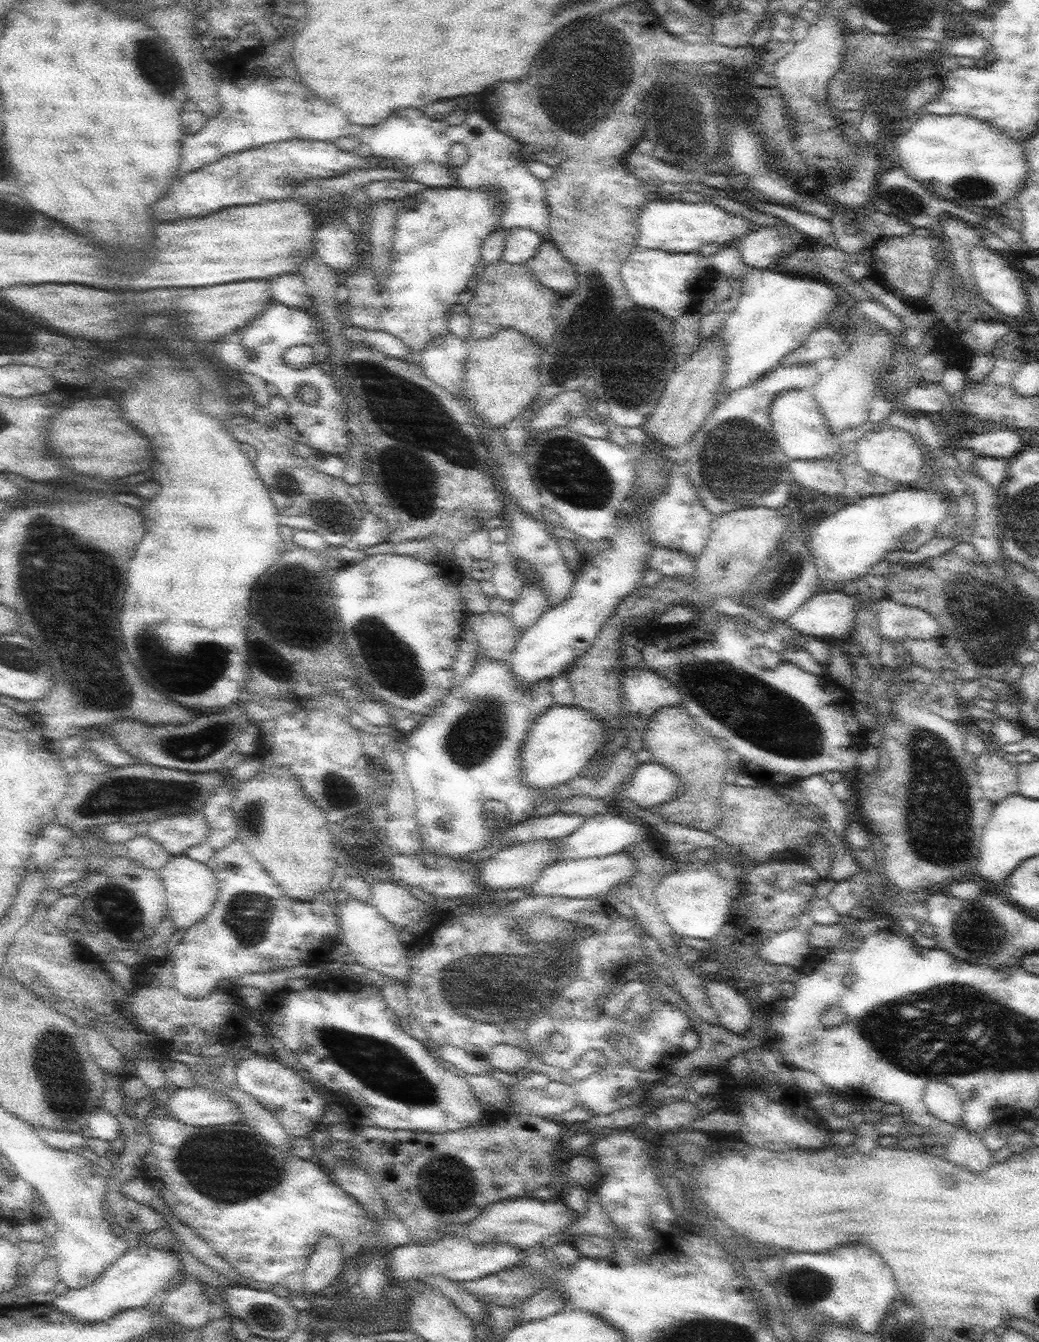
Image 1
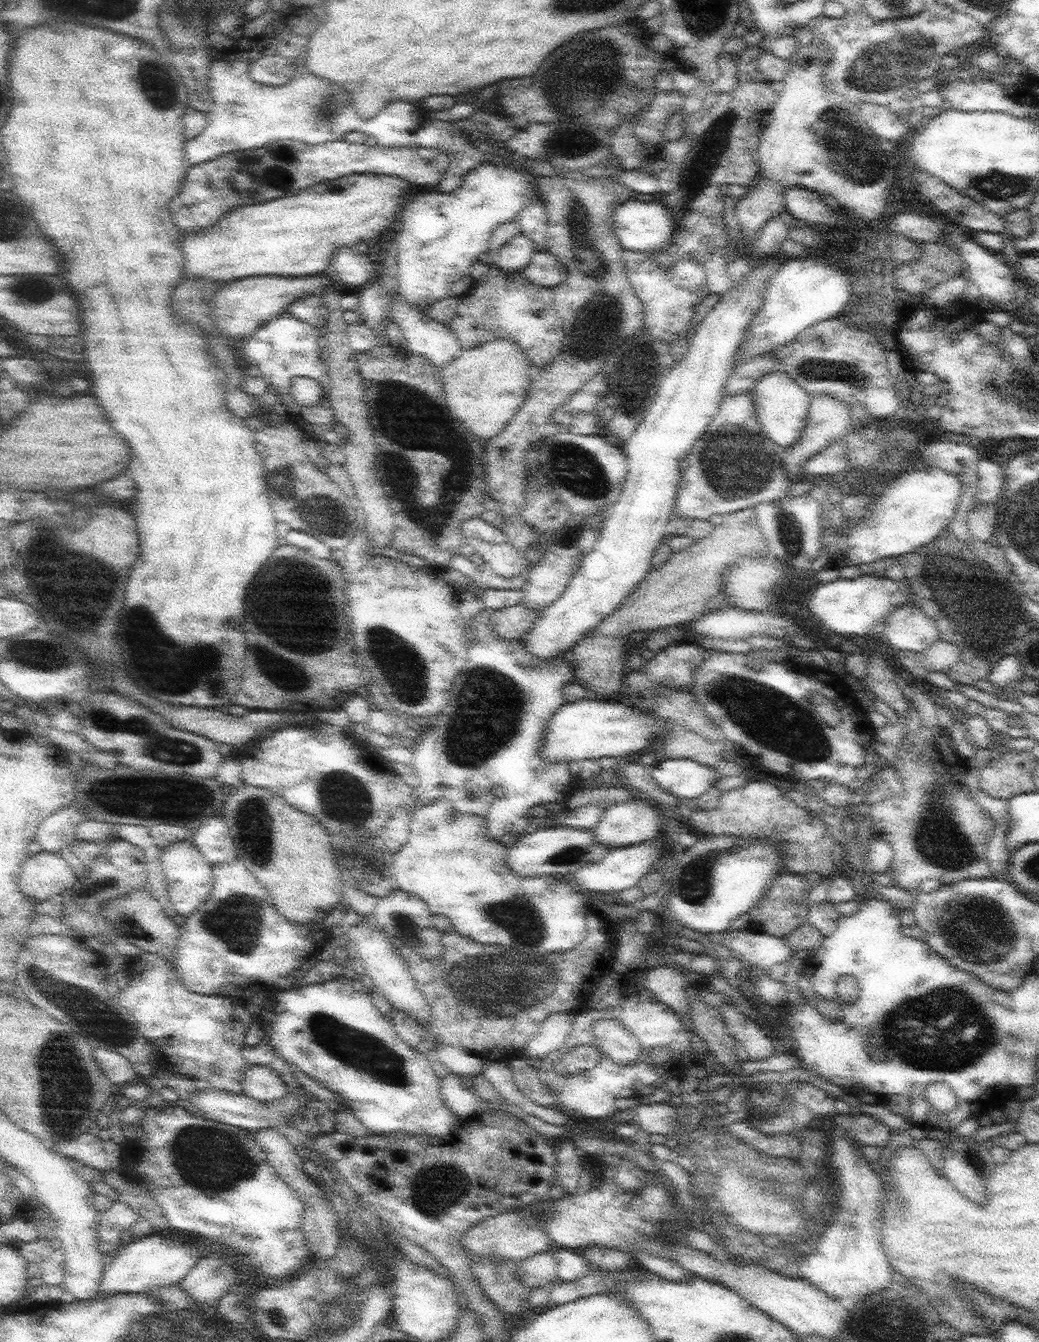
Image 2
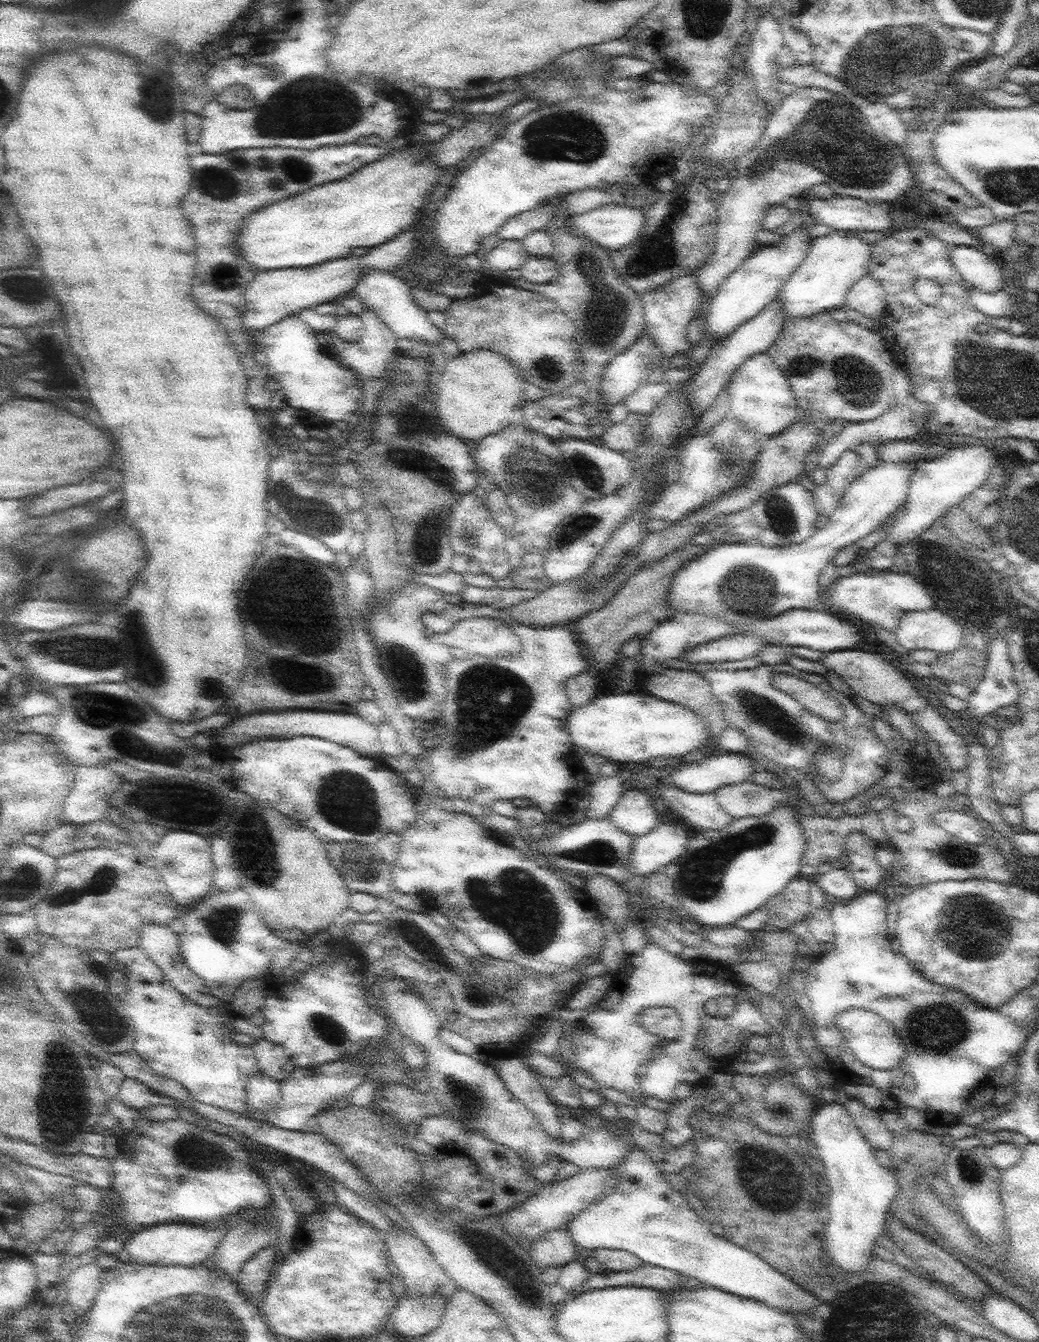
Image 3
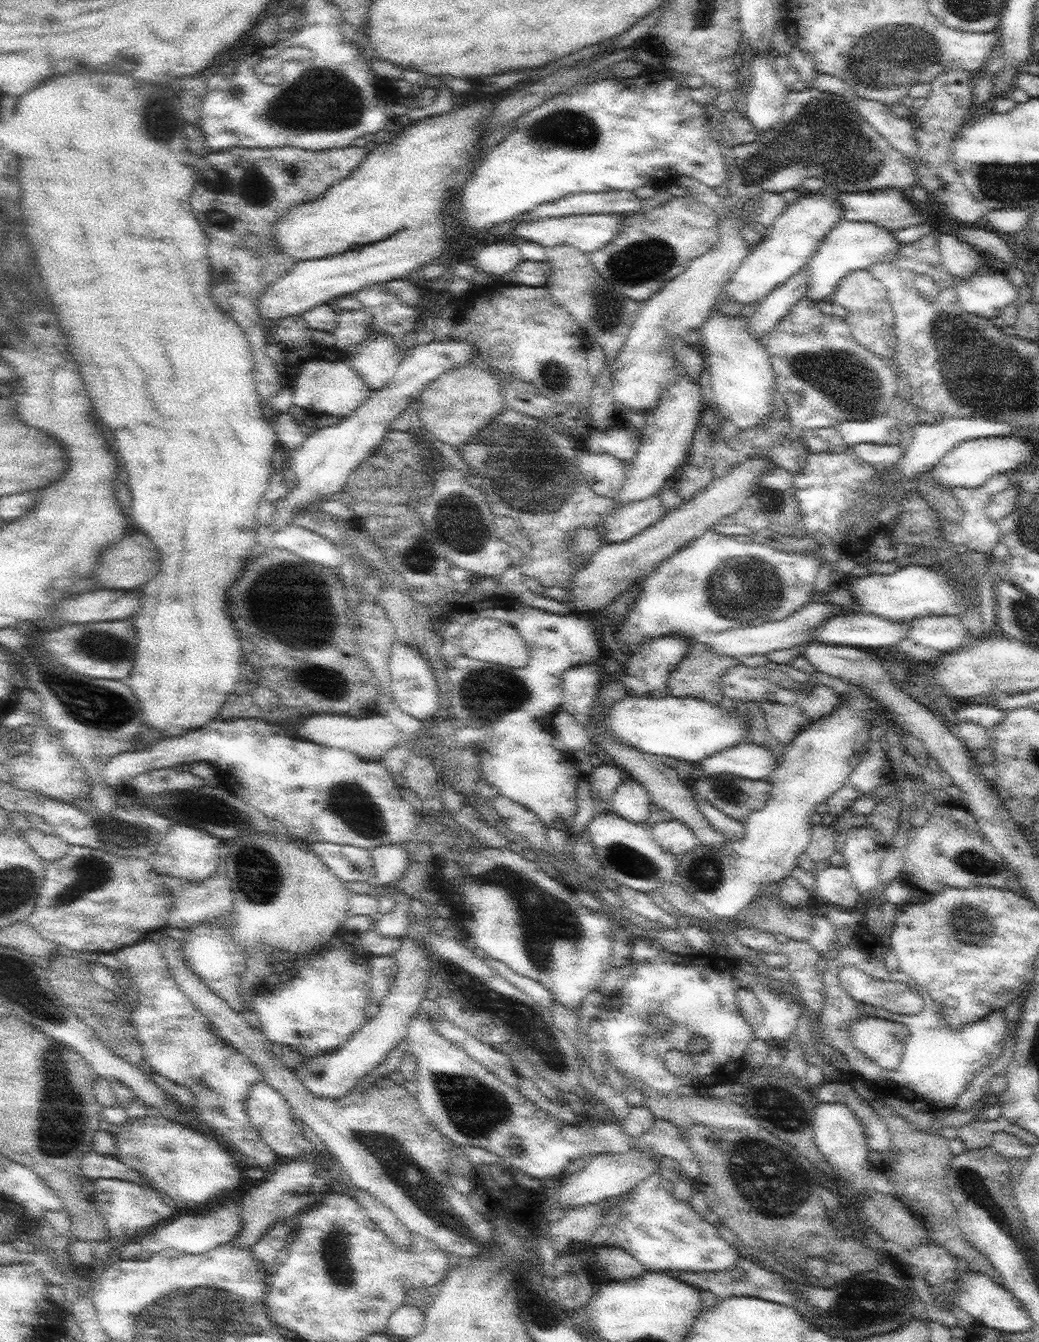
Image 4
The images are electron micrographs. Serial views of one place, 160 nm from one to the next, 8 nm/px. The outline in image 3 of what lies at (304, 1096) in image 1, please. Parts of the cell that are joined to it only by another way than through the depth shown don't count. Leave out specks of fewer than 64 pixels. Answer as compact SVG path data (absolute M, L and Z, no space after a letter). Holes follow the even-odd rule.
M263 1072L255 1074L247 1084L247 1104L264 1112L276 1106L282 1098L281 1081Z

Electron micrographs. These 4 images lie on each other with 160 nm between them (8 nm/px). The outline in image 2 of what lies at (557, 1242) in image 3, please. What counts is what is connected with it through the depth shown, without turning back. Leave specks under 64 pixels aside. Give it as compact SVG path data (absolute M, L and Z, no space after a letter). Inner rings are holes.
M555 1248L535 1254L520 1263L521 1281L531 1290L558 1280L558 1261Z

